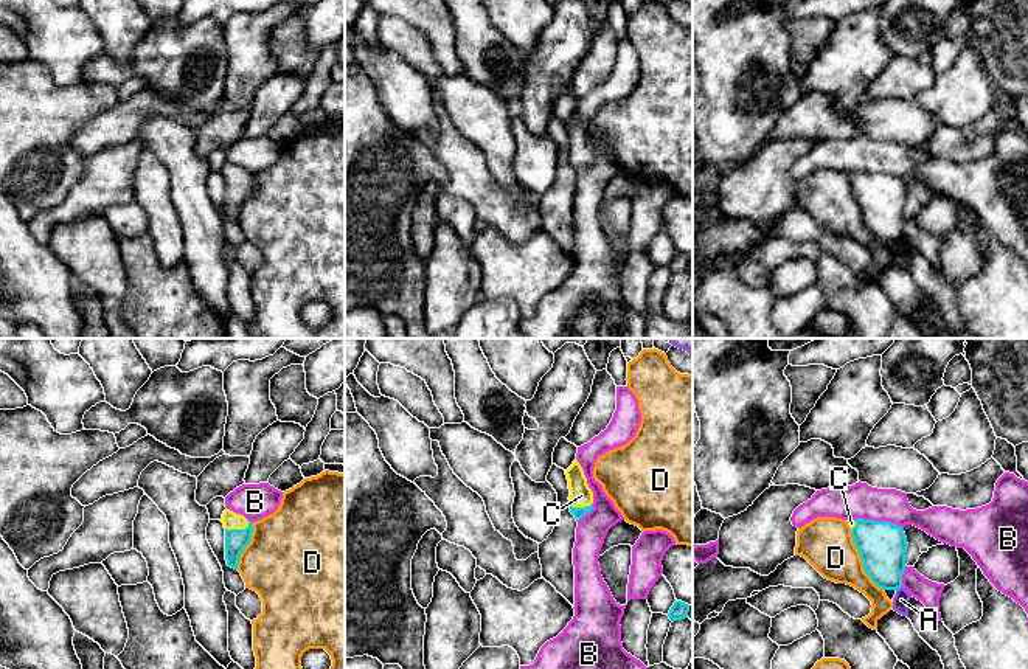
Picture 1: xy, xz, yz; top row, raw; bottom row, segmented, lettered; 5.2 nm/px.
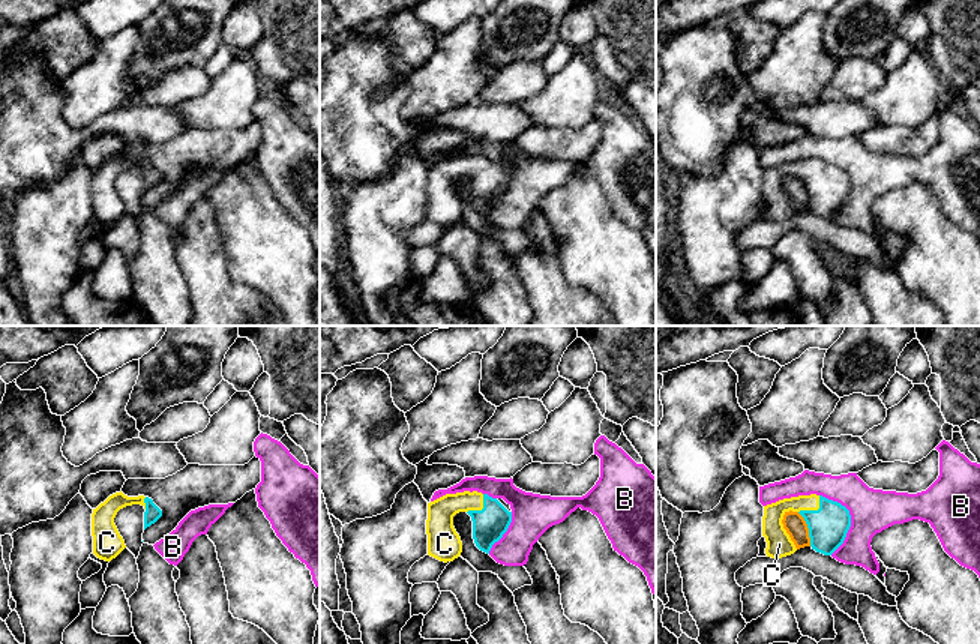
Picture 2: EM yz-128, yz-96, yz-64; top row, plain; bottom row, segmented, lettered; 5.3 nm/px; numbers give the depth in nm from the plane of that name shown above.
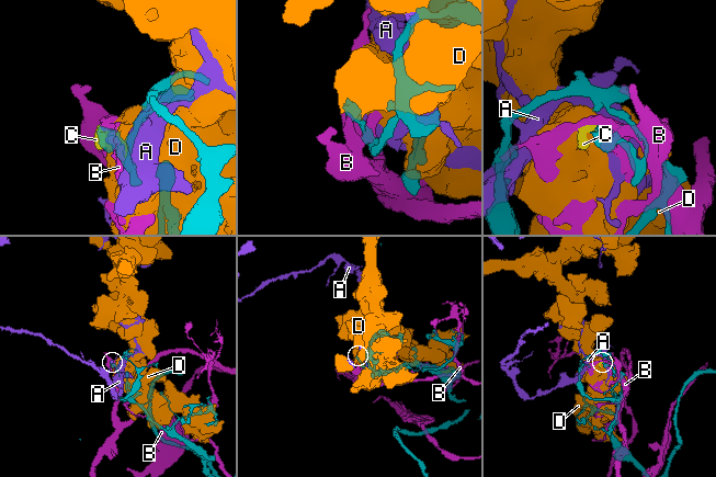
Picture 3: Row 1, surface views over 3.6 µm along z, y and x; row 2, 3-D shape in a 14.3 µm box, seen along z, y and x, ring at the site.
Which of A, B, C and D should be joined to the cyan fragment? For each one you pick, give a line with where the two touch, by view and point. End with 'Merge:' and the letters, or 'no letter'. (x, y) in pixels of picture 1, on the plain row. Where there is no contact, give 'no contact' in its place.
C: xy (238, 182)
Merge: C

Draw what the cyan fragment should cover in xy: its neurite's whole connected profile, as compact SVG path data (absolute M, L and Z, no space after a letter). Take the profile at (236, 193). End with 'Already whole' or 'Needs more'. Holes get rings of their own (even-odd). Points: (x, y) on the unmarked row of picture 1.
M230 161L224 163L221 174L225 180L227 217L238 222L239 208L252 192L253 174Z. Needs more

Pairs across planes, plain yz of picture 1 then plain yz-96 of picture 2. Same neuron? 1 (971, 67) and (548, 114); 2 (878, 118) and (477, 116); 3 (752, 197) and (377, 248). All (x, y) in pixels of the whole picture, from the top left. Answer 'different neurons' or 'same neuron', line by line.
1: same neuron
2: same neuron
3: same neuron

